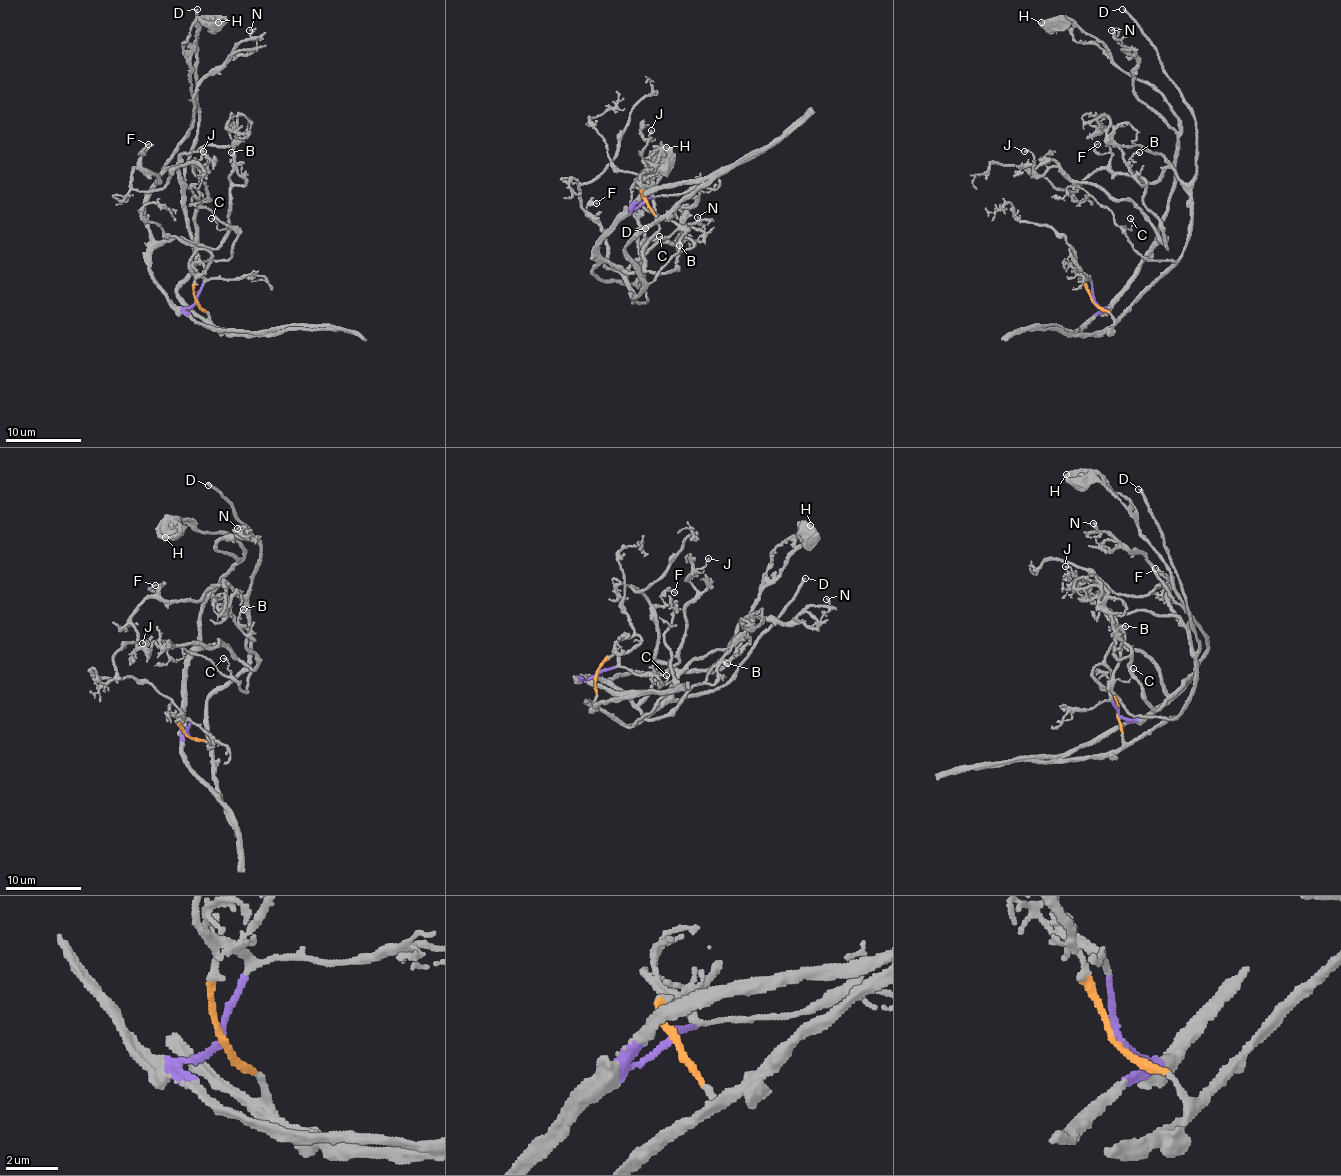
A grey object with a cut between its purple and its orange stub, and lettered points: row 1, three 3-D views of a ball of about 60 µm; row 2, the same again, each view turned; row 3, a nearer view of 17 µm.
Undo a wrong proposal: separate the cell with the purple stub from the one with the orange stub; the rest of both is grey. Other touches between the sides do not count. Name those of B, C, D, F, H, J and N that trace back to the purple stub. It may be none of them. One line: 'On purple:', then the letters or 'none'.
On purple: B, H, J, N

